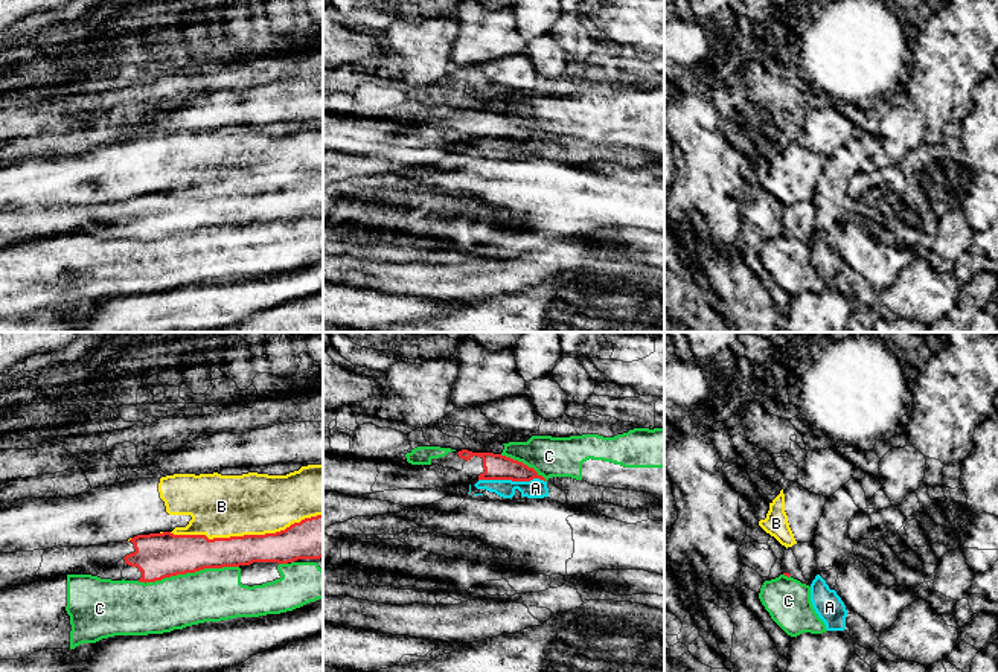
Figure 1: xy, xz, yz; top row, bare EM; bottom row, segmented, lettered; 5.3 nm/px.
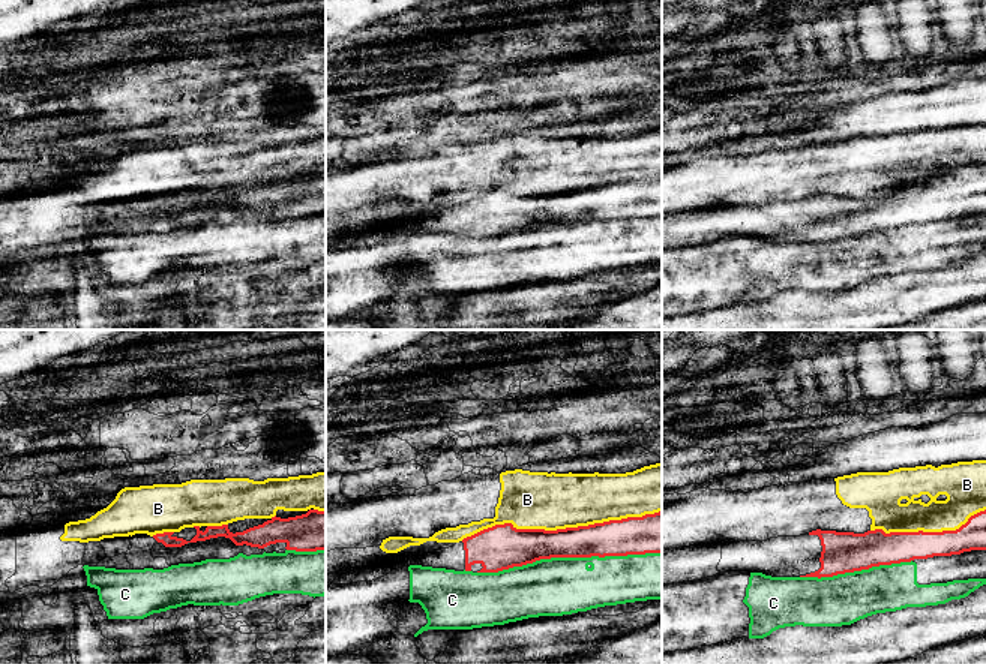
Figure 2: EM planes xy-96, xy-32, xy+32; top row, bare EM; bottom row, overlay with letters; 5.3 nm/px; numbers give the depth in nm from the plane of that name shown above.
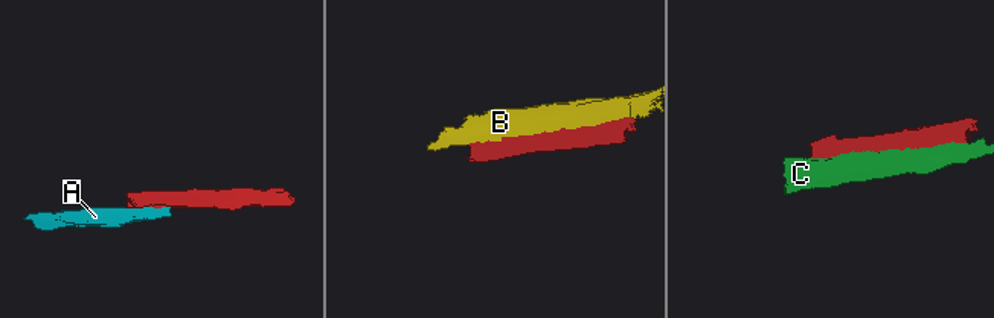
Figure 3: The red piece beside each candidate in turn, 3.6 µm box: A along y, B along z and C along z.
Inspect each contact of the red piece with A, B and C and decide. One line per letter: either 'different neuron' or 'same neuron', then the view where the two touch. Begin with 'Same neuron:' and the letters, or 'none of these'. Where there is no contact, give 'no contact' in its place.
Same neuron: none of these
A: different neuron | xz
B: different neuron | xy
C: different neuron | xy

